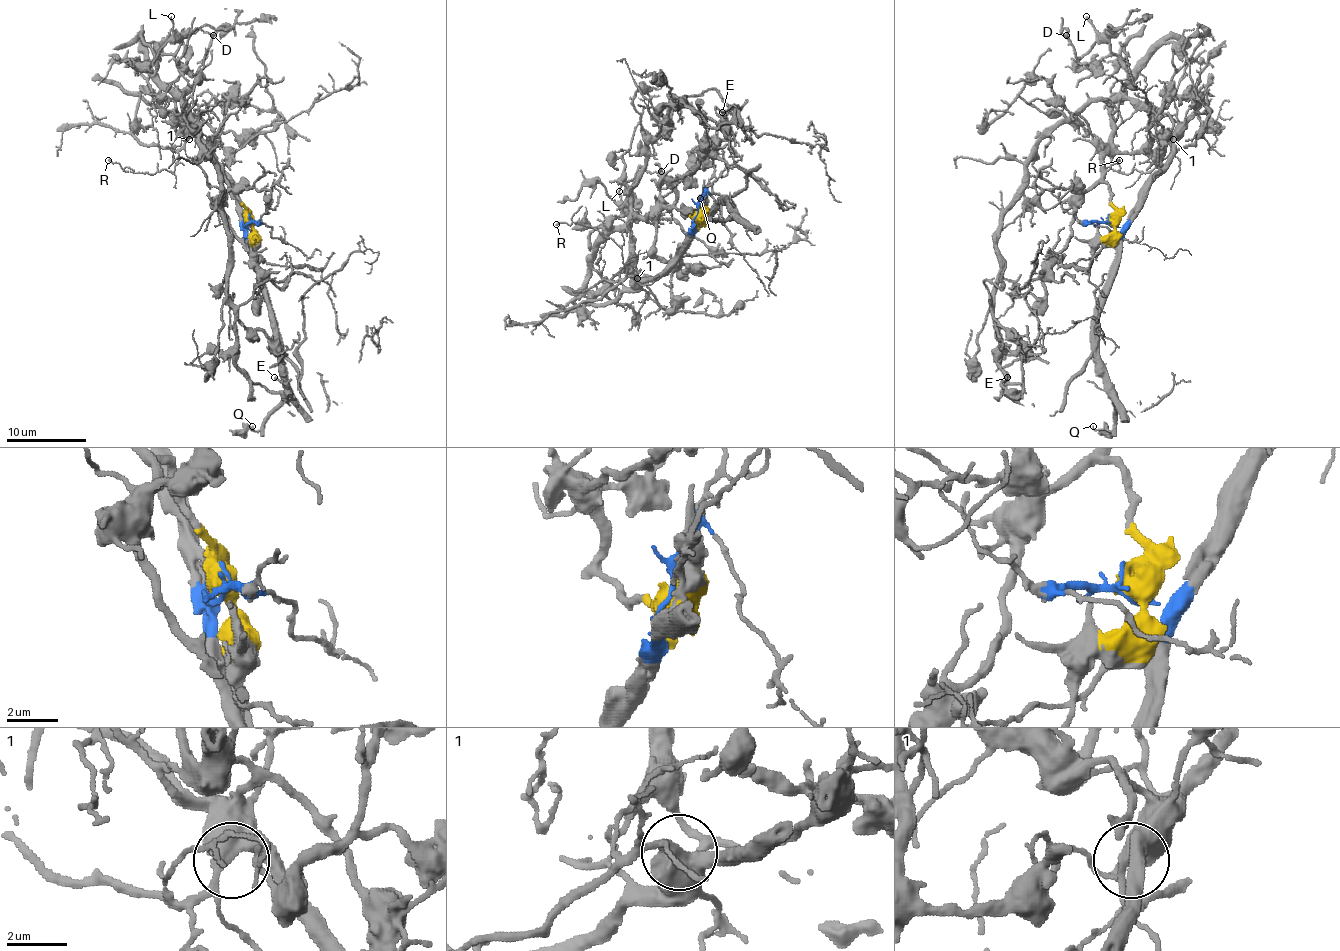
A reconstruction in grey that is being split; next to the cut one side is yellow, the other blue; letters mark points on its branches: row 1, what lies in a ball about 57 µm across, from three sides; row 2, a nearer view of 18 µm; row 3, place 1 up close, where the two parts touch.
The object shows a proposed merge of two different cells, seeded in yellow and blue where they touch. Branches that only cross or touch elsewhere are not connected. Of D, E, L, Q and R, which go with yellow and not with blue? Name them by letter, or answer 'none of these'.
D, E, L

